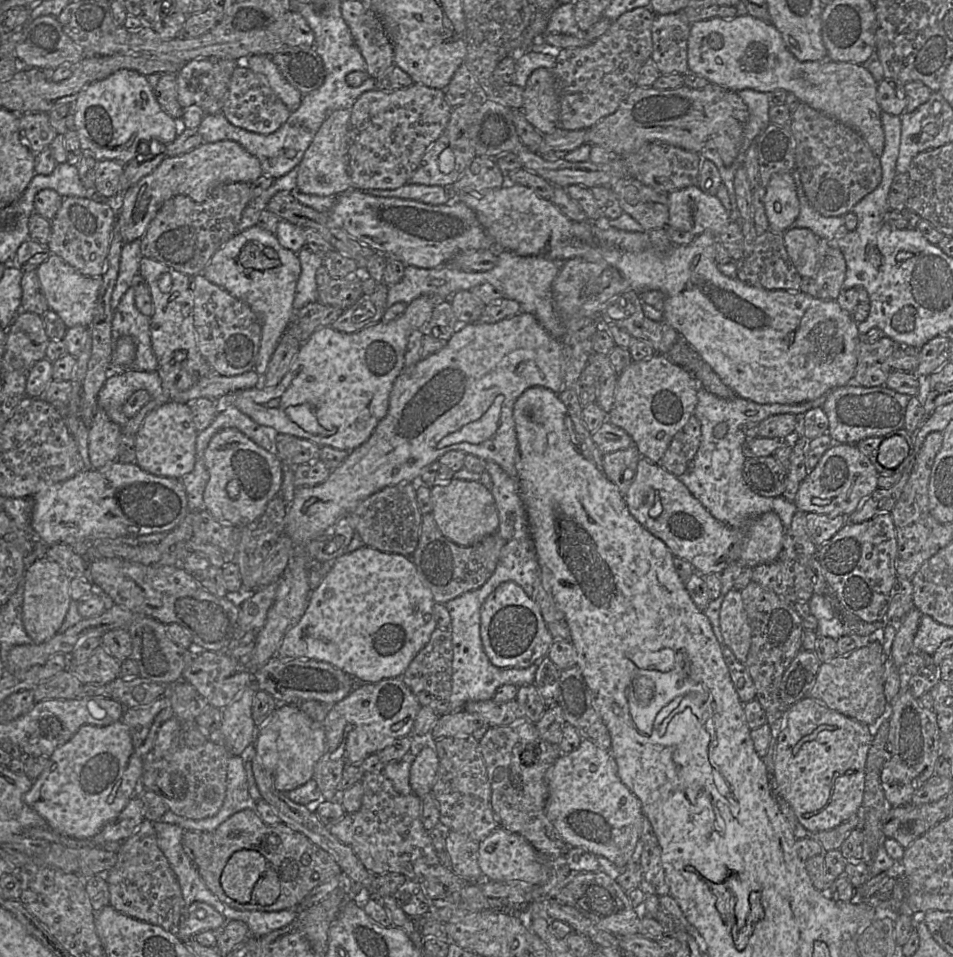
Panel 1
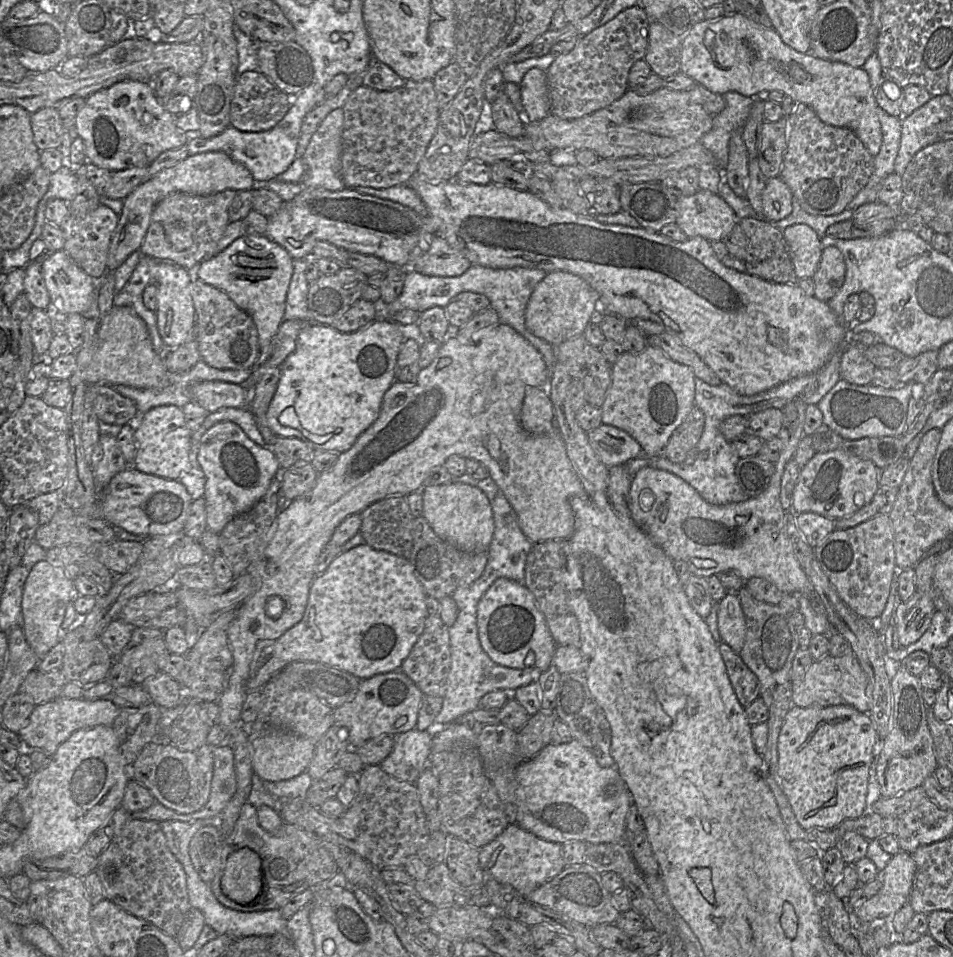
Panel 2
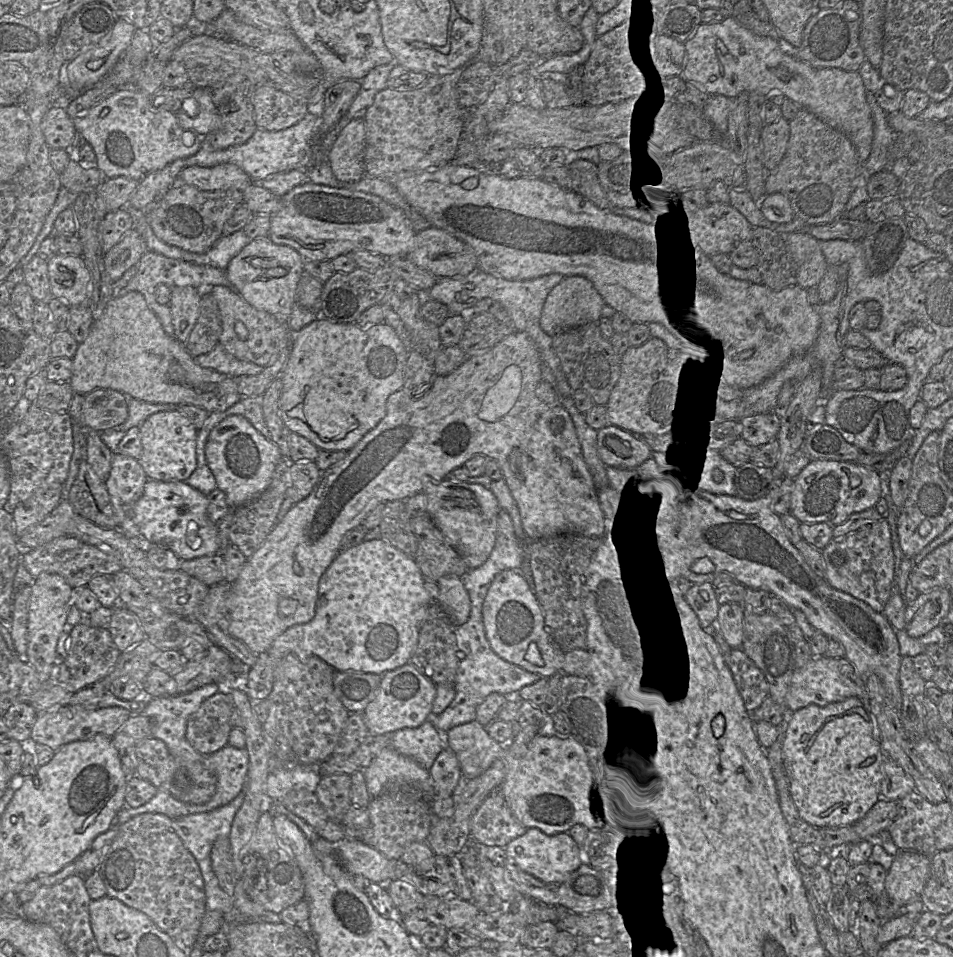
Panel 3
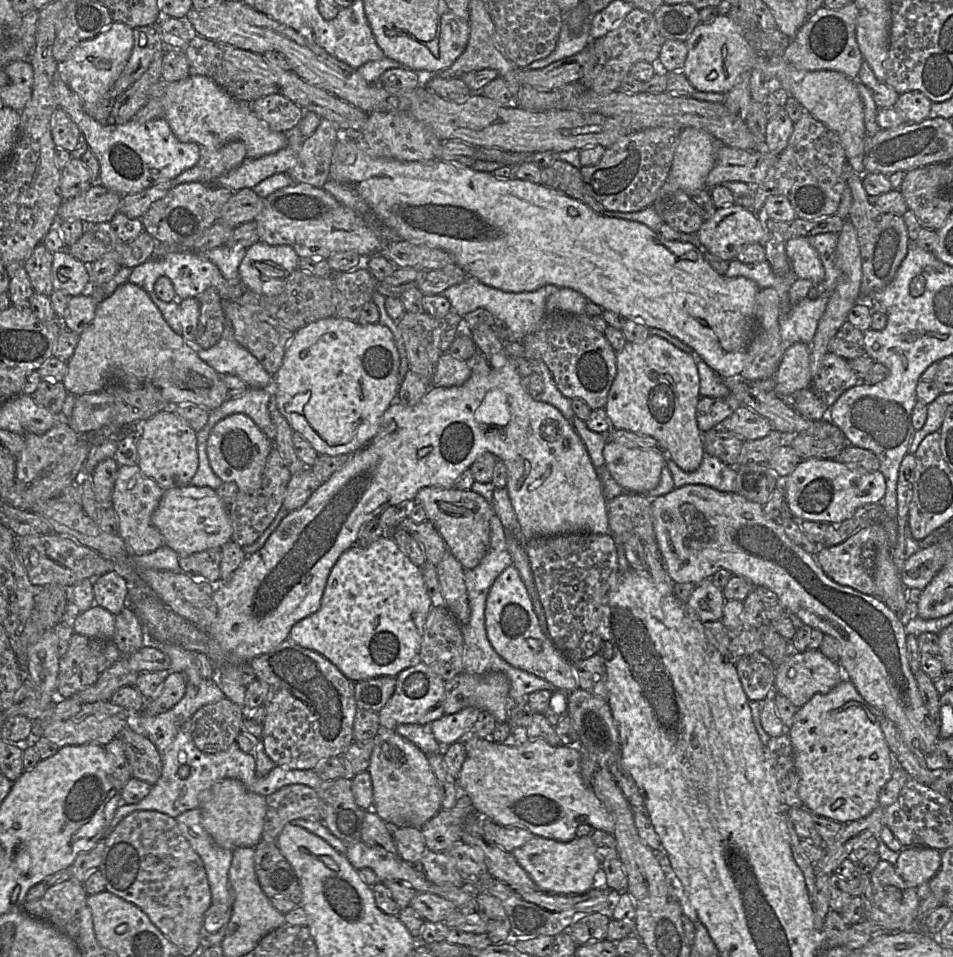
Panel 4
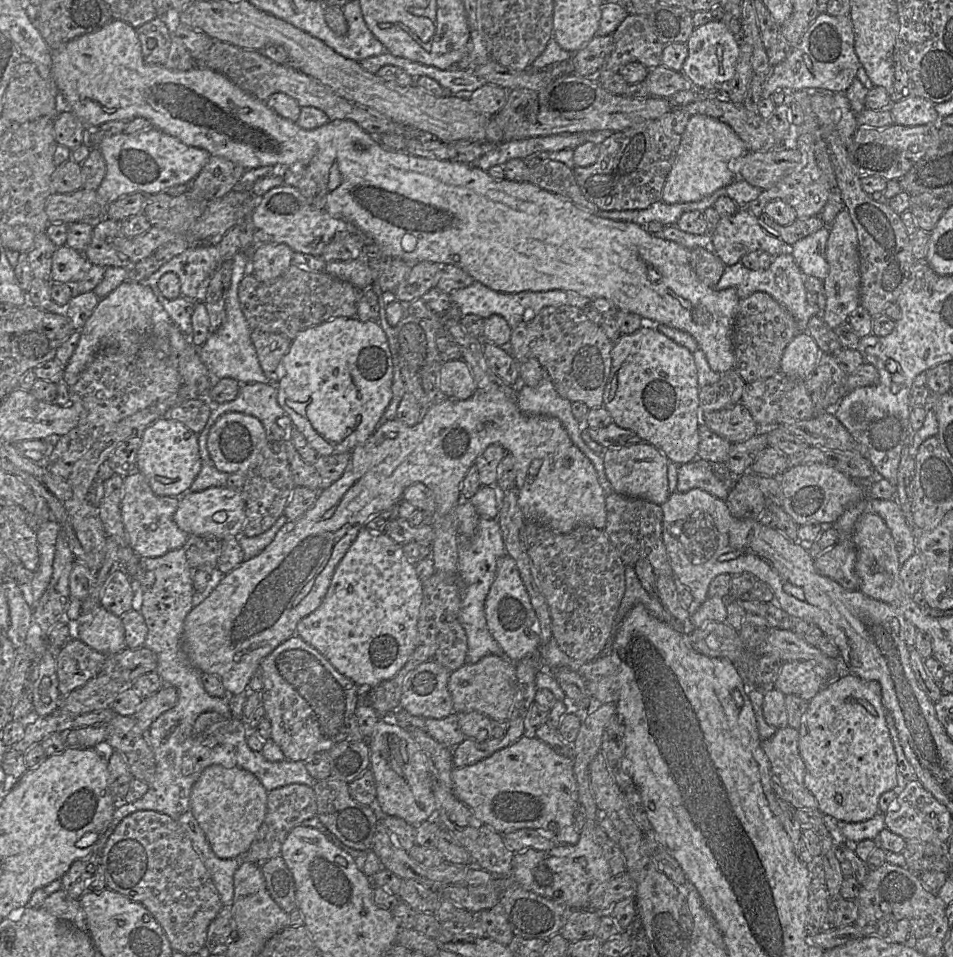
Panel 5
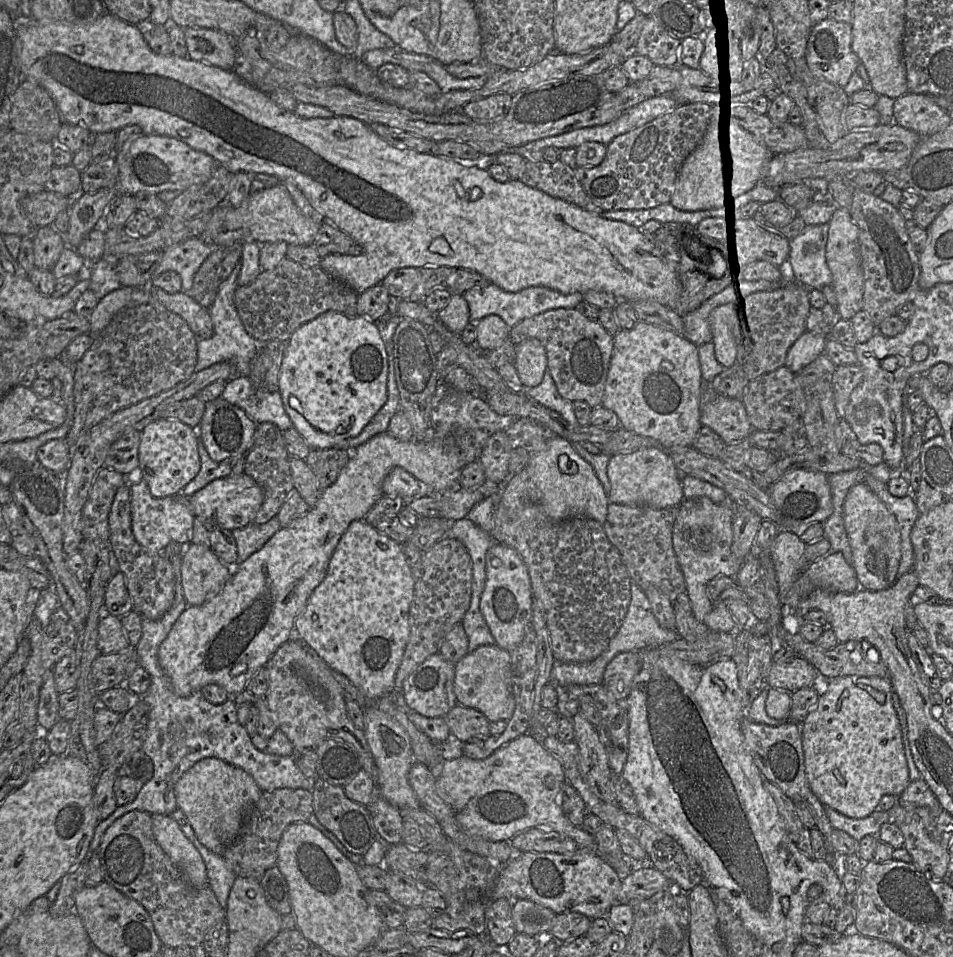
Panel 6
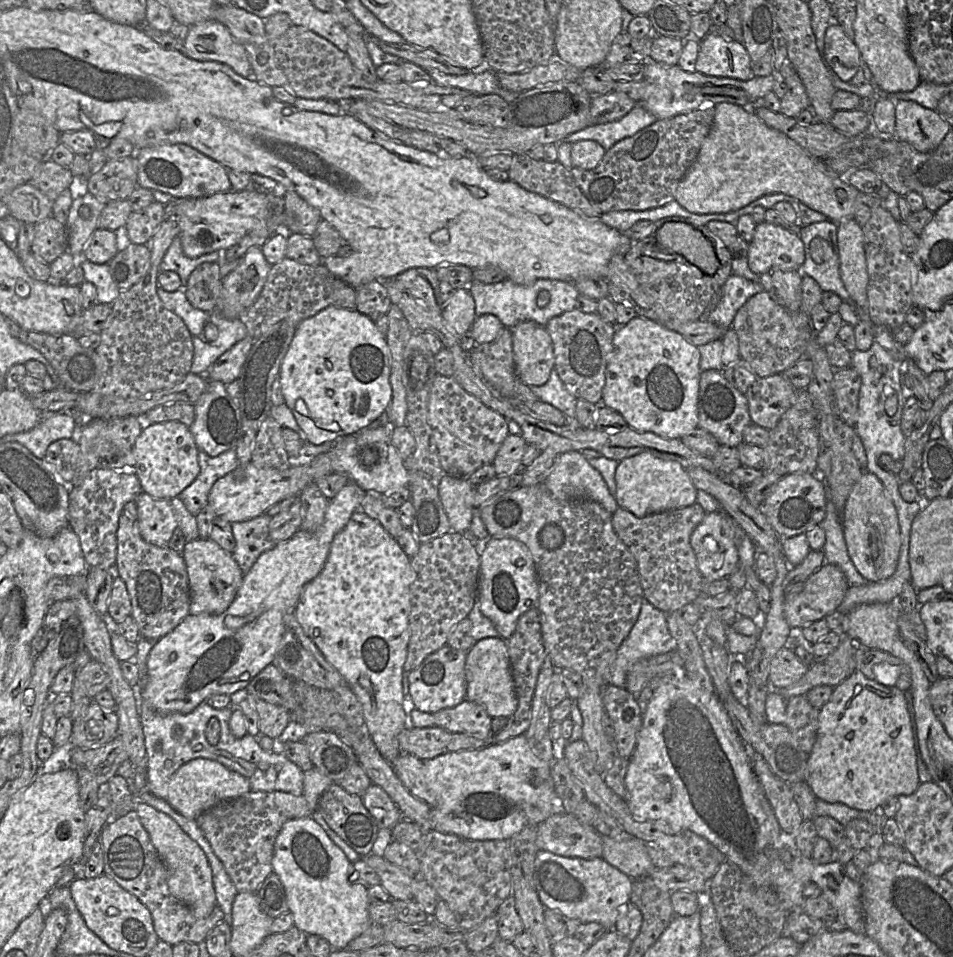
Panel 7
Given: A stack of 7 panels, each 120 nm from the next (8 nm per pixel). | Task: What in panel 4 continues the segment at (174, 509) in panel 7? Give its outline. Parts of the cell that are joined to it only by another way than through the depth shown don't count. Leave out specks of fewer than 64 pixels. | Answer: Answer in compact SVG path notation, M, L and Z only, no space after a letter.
M120 466L112 493L112 507L119 519L119 535L132 555L143 555L165 545L160 531L152 524L151 516L164 490L140 470L139 466Z

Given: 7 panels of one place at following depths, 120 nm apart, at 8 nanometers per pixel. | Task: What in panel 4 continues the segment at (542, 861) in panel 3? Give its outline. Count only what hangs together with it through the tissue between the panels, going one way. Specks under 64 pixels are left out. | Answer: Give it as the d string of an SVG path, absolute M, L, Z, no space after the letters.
M590 835L562 842L534 836L526 844L511 852L519 865L529 874L538 888L546 893L583 894L600 879L601 863Z

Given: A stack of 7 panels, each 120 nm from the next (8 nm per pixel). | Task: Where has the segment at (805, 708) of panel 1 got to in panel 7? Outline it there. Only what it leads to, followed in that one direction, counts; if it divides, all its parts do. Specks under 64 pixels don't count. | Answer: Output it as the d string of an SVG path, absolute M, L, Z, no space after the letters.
M860 671L853 672L848 678L833 687L829 700L819 709L816 740L807 758L805 782L819 800L827 803L840 803L849 808L867 812L879 811L882 803L889 798L897 798L900 795L911 795L914 793L920 785L920 780L917 768L915 739L913 737L905 693L894 686L890 687L869 679Z

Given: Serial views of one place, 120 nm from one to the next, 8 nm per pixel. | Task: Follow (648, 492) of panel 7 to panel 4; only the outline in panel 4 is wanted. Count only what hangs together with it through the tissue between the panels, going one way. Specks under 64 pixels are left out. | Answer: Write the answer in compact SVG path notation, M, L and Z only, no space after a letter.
M607 441L603 448L605 466L626 492L645 494L654 490L666 465L666 454Z

